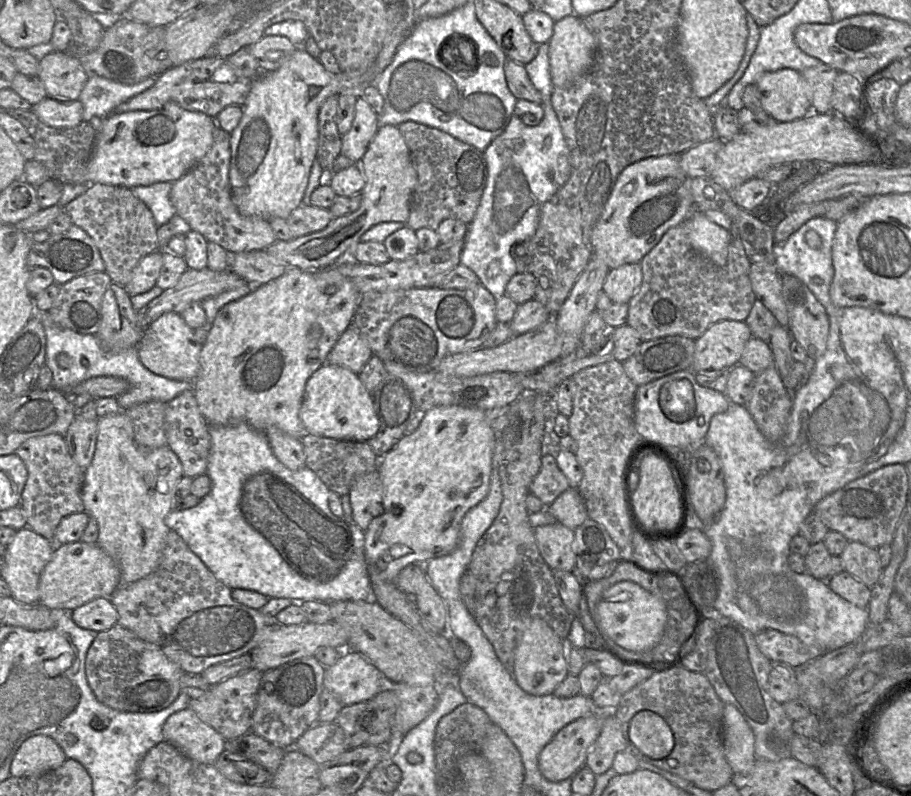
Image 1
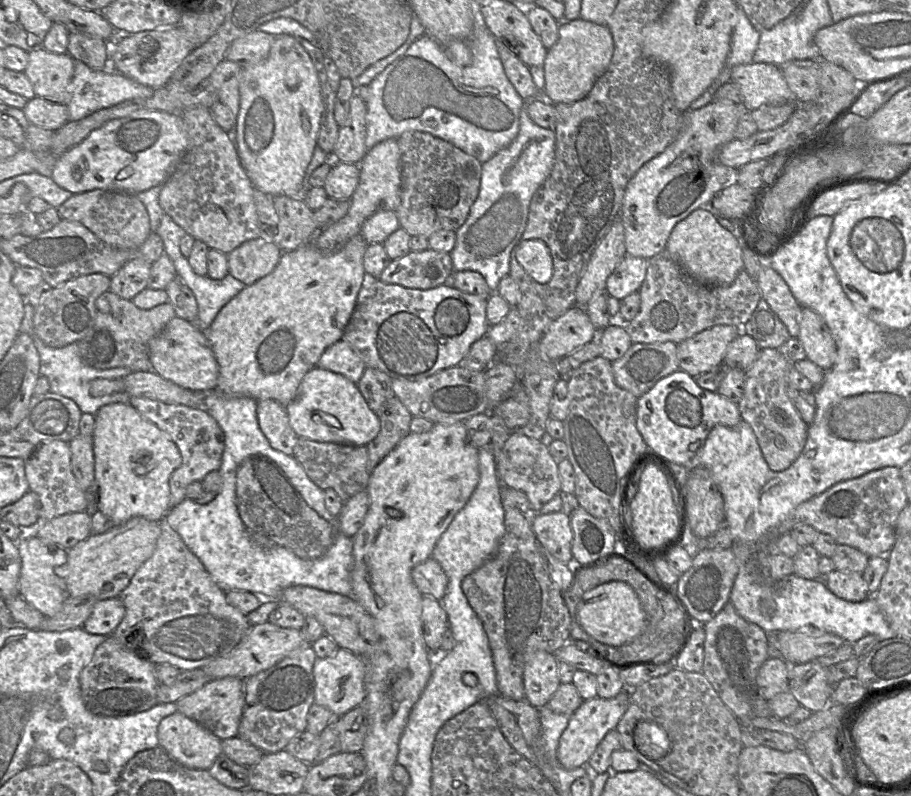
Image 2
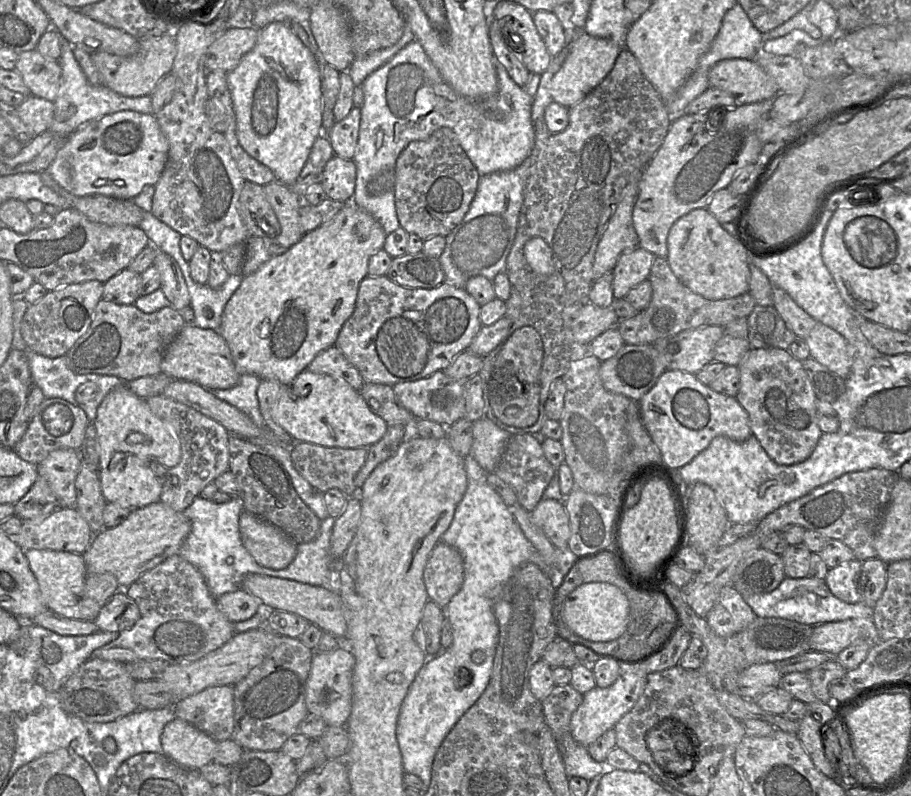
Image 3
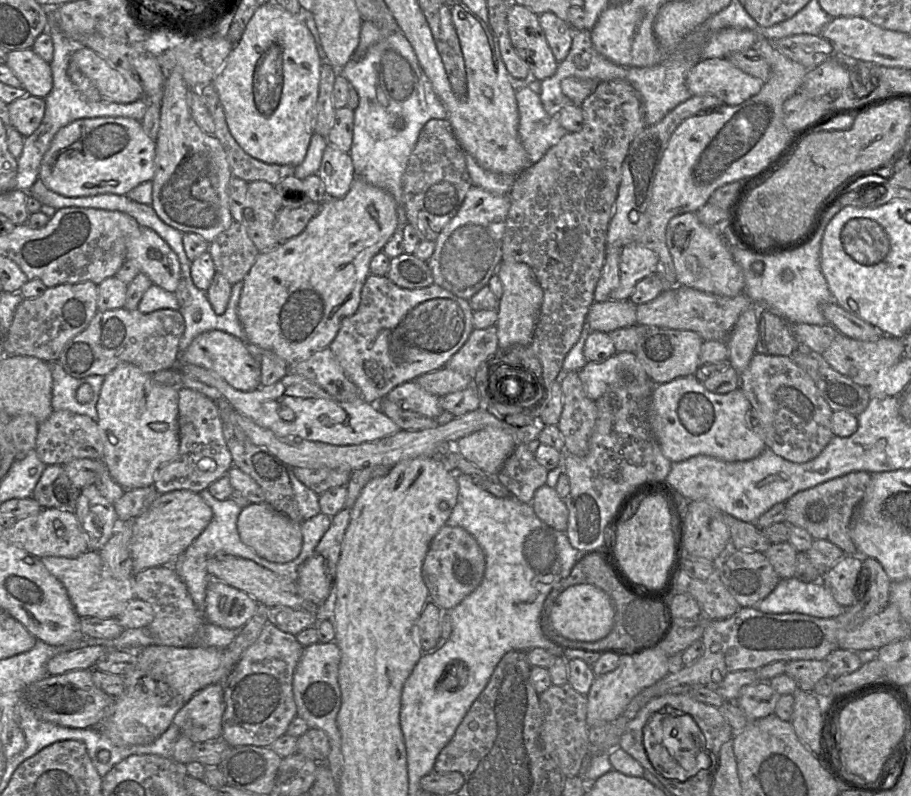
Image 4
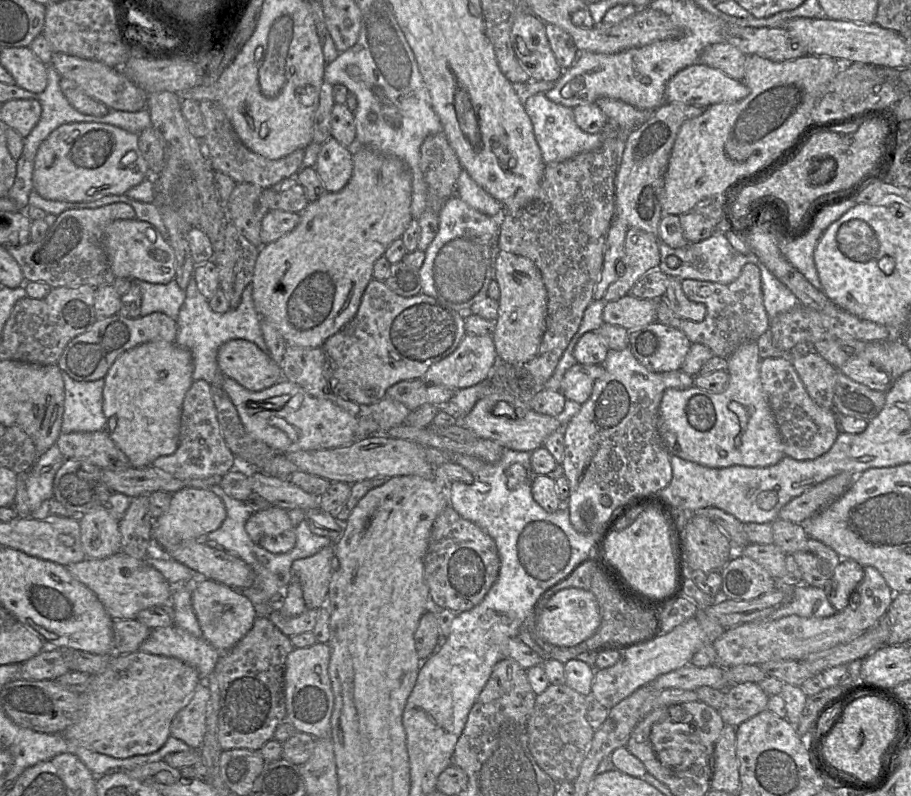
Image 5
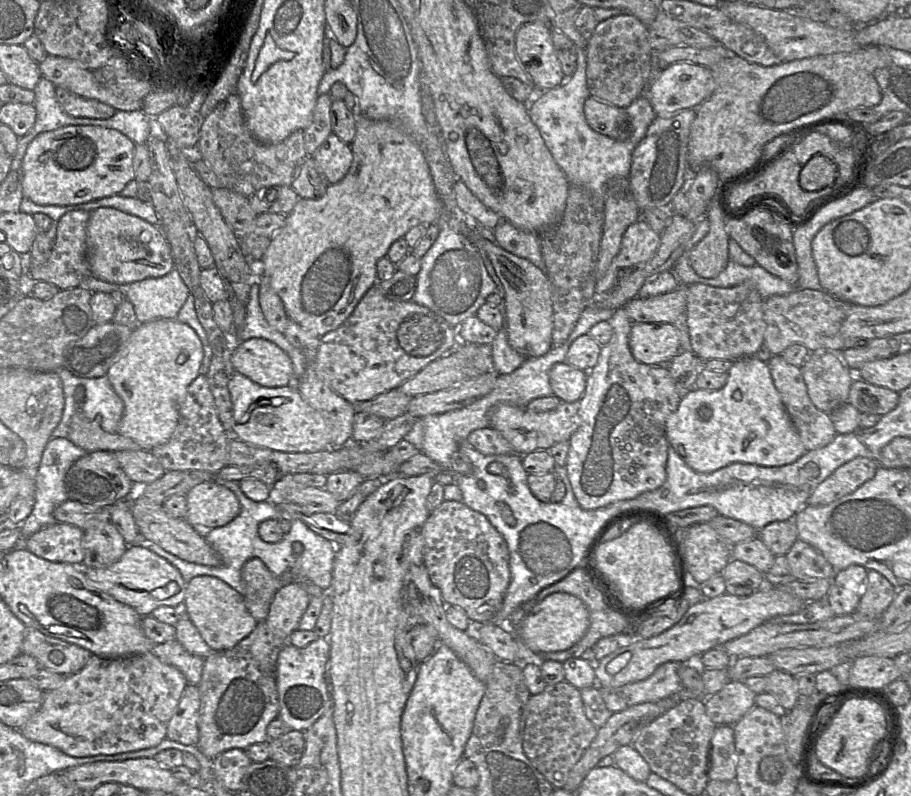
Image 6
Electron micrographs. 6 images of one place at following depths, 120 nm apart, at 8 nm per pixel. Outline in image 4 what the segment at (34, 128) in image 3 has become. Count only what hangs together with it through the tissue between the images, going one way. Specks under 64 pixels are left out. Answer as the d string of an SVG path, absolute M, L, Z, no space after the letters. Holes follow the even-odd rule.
M28 95L8 104L10 126L21 135L29 137L40 126L45 114L44 98Z

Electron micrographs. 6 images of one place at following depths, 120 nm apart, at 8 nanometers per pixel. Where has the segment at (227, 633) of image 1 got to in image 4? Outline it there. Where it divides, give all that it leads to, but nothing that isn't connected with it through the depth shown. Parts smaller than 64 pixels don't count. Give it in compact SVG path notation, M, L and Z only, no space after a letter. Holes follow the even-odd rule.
M158 566L134 573L131 584L135 597L147 602L153 609L154 619L147 626L153 636L153 645L177 648L194 645L194 637L205 621L199 614L185 584L172 566ZM87 646L57 654L47 663L48 674L60 675L73 670L94 669L96 662L110 649L105 646Z

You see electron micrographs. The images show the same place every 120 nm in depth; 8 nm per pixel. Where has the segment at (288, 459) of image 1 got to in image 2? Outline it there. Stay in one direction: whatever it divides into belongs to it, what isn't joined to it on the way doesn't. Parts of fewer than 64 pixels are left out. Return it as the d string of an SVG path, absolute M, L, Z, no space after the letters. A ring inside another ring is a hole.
M272 399L259 400L257 418L270 445L286 455L293 455L299 436L290 426L284 406Z

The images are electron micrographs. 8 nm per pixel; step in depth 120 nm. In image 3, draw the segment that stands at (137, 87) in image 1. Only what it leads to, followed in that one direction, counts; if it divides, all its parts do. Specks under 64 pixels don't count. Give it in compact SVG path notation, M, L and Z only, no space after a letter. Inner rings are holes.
M61 36L61 56L58 60L61 69L60 91L54 103L54 118L50 124L50 132L64 140L84 124L120 111L135 111L142 114L152 114L150 96L125 97L104 85L90 84L81 70L73 54L73 46Z

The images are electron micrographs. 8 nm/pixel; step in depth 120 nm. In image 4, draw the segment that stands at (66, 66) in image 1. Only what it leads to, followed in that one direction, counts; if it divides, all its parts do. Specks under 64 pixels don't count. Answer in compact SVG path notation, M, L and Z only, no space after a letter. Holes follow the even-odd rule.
M33 49L8 52L6 66L22 83L29 95L45 98L53 88L50 63L44 61Z

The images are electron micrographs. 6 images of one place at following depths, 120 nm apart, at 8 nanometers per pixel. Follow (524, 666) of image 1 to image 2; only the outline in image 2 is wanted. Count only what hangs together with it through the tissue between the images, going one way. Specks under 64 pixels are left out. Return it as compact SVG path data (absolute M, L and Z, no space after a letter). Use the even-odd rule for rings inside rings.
M537 651L525 666L523 682L525 700L537 709L545 707L561 685L556 655Z

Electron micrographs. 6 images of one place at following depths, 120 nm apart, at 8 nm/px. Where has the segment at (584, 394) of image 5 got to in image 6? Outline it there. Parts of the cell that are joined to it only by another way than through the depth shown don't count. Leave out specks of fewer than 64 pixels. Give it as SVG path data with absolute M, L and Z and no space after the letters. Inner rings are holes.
M567 362L556 363L549 371L553 393L561 402L577 402L586 390L588 372Z

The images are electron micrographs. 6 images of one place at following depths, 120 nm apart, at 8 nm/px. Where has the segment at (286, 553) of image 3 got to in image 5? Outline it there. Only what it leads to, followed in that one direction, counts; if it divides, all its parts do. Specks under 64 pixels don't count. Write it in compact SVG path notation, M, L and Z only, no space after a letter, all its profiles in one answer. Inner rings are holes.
M277 506L254 512L245 530L256 545L273 554L286 553L296 544L295 527L287 511Z

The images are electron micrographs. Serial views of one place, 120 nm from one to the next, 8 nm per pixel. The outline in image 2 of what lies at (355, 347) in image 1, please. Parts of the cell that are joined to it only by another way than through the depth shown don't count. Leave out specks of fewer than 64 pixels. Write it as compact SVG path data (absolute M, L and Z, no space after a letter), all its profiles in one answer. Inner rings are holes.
M340 339L322 353L317 367L341 374L357 384L366 365L350 345Z

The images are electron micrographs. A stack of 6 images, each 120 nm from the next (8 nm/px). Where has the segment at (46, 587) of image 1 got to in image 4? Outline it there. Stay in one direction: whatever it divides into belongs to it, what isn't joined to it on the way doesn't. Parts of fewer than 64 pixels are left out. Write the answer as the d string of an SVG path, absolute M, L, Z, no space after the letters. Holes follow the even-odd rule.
M175 490L160 494L149 509L133 521L131 553L133 574L168 565L206 529L213 517L212 509L199 493Z

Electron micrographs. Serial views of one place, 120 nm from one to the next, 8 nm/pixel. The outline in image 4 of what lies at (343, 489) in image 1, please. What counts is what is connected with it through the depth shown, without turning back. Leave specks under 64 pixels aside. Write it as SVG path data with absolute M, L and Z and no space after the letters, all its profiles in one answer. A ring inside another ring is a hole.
M293 467L292 470L296 478L317 495L333 487L346 486L351 476L351 471L330 468Z

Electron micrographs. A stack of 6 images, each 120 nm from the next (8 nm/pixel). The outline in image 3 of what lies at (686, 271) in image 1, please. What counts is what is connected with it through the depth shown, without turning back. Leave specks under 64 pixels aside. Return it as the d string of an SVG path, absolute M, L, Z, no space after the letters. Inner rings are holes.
M656 256L648 277L652 297L648 306L629 319L620 320L617 328L626 345L653 344L656 340L700 326L725 327L738 318L748 317L756 303L749 292L720 300L706 299L685 286L673 273L666 258Z

